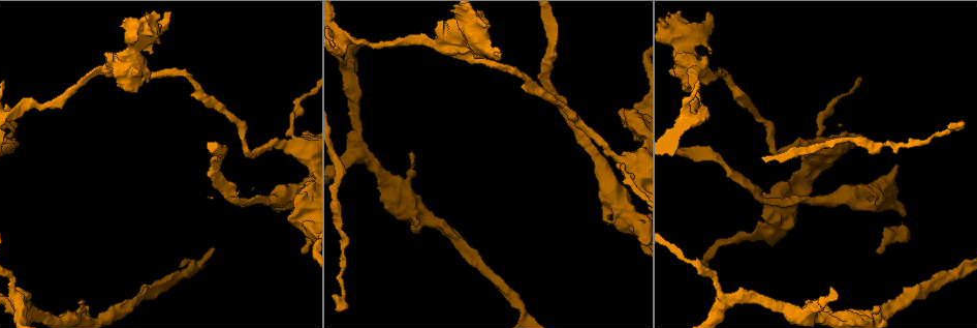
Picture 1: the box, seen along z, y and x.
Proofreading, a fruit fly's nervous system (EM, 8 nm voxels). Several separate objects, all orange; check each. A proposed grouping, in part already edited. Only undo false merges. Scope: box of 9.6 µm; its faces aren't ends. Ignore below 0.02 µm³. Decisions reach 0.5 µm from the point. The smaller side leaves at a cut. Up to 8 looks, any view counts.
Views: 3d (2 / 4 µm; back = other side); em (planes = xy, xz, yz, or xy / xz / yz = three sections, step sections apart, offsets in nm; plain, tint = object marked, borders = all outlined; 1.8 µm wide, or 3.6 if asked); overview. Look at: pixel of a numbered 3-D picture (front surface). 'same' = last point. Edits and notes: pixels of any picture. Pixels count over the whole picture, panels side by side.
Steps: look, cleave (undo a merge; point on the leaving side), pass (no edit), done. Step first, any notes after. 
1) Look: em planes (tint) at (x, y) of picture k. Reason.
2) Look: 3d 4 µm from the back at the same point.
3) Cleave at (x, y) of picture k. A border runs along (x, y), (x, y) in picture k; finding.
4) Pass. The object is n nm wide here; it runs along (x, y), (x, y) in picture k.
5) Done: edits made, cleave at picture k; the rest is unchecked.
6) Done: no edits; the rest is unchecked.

Look: em yz step 8 (plain) at (14, 115) of picture 1. Sharp bend.

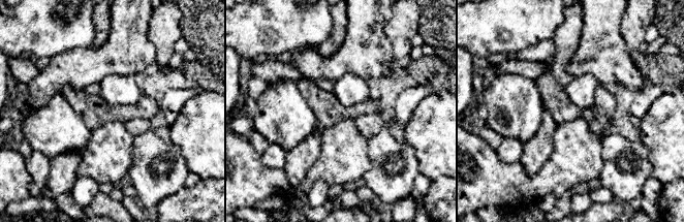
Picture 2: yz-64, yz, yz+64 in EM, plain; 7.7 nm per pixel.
Look: em yz step 8 (tint) at the same point.

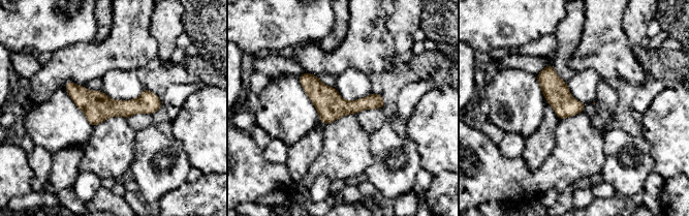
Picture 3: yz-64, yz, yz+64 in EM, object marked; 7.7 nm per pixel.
Pass. It runs along (68, 85), (97, 106), (158, 105) in picture 3; all the same neuron.

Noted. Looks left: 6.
Look: em 3.6 µm planes (tint) at (446, 40) of picture 1. Sudden change in width.

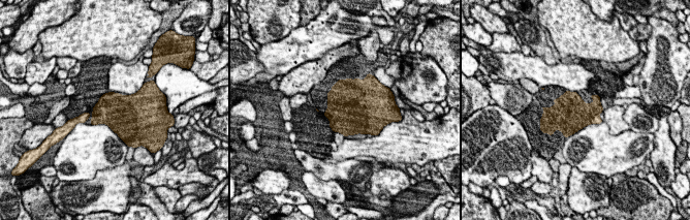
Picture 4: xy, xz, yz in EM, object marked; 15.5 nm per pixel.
Cleave at (577, 115) of picture 4. The object is 600 nm wide here; a border runs along (598, 114), (593, 117), (590, 123) in picture 4; two neurons meet here.

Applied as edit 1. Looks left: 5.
Look: 3d 2 µm at (354, 152) of picture 1. Arms part here.

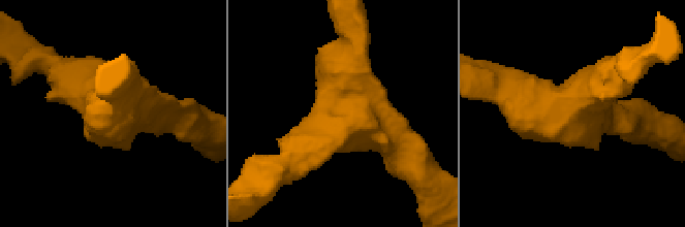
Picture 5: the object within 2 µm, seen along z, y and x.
Look: em planes (tint) at (569, 108) of picture 5. 3 arms meet here; the arms are 220, 280, 300 nm wide; now the EM.

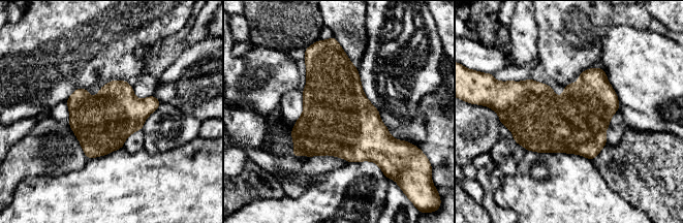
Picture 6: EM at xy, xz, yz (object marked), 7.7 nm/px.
Pass. All the same neuron.

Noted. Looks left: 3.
Done: edits made, cleave at picture 4; the rest is unchecked.

